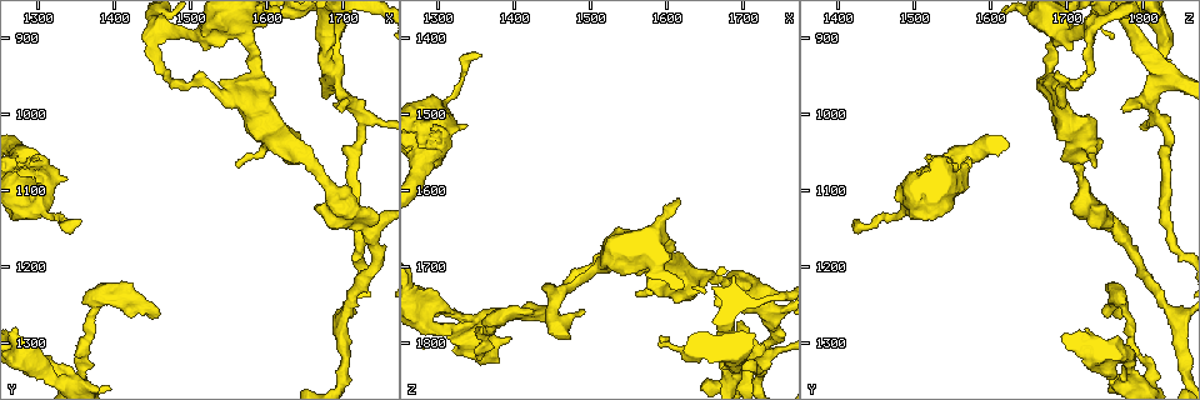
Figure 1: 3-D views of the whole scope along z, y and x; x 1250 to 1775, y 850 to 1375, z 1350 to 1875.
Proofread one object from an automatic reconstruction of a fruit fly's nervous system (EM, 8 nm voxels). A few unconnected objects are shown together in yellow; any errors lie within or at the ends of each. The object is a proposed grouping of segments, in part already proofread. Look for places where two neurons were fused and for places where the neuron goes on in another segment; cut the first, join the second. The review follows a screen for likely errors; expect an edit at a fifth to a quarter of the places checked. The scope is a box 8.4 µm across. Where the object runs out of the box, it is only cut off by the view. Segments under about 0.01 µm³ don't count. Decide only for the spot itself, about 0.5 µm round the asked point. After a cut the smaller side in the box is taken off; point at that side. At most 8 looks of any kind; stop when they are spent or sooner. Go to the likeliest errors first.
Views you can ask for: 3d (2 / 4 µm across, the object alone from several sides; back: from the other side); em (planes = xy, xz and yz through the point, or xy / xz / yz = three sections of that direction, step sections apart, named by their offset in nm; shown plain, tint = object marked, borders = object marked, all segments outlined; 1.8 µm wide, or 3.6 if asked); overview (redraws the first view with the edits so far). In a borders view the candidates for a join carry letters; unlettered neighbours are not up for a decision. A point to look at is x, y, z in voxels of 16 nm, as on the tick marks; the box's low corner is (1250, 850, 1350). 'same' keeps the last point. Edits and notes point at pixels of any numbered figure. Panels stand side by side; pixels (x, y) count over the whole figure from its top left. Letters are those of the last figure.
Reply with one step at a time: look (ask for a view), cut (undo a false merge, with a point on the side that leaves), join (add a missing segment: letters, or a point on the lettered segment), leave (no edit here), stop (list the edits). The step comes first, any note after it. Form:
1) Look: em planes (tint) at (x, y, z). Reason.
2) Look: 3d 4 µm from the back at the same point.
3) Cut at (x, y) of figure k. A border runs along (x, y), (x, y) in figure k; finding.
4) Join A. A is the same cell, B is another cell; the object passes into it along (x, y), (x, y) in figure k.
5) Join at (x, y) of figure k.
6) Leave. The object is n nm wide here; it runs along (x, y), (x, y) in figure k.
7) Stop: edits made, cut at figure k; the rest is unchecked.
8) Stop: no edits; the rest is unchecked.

Look: em yz step 4 (tint) at (1680, 930, 1825). Four or more arms meet.

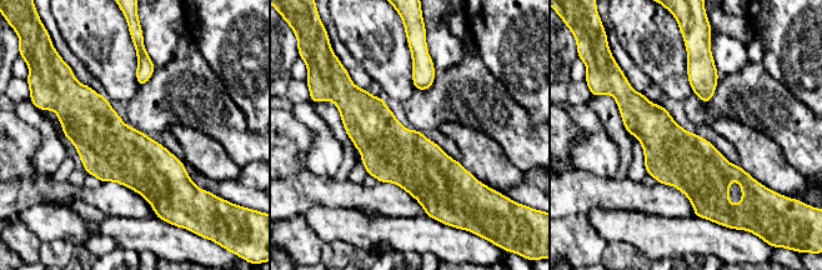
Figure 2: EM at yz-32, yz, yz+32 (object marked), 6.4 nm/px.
Look: em planes (borders) at the same point.

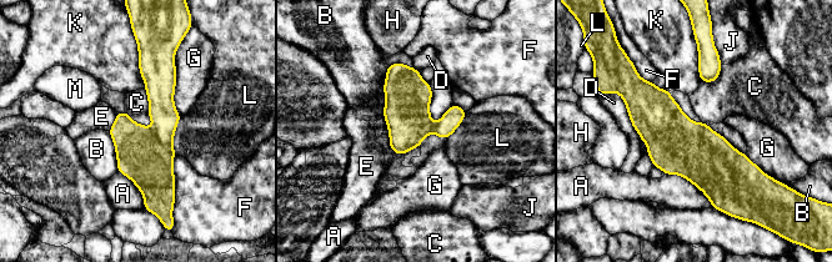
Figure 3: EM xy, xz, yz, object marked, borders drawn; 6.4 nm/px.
Leave. The longest contact is with G, 420 nm; A, B, C, D, E, F, G, H, J, K, L and M are other cells; all the same neuron.

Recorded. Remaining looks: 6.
Look: 3d 4 µm at (1455, 1265, 1765). An open end.

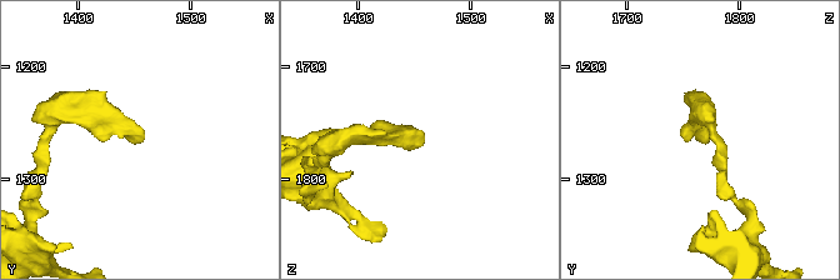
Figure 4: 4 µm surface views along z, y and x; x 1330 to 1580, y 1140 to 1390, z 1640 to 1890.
Look: em planes (borders) at (1460, 1266, 1764).

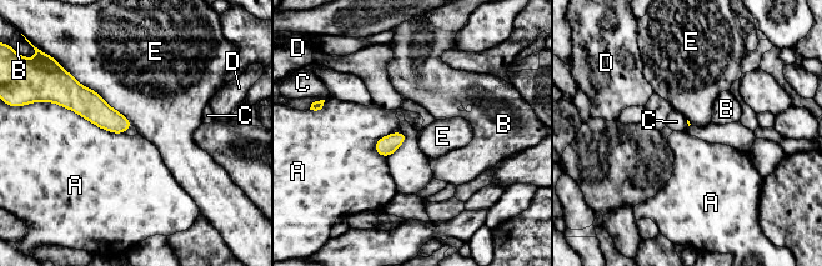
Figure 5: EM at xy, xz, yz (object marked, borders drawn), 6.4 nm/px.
Leave. The longest contact is with E, 550 nm; A, B, C, D and E are other cells; no lettered segment goes on from it.

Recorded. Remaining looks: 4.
Look: em 3.6 µm xy step 16 (tint) at (1290, 1070, 1550).

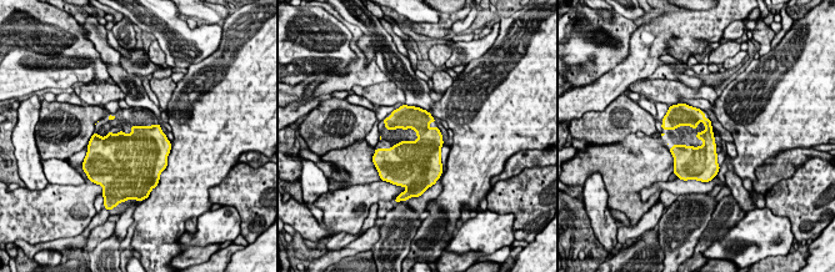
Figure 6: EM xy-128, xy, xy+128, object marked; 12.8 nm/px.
Look: em 3.6 µm planes (tint) at the same point. Cut it another way.

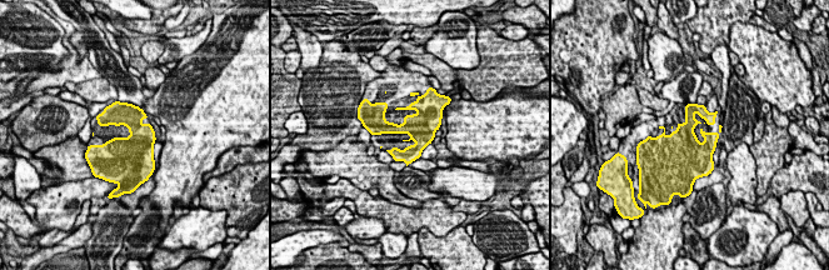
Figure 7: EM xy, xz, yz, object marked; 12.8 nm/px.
Look: em 3.6 µm planes (borders) at the same point.

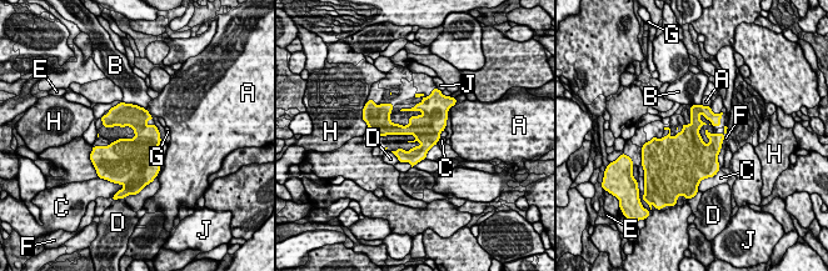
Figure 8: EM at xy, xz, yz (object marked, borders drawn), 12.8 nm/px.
Leave. The longest contact is with E, 360 nm; A, B, C, D, E, F, G, H and J are other cells; a border runs along (719, 169), (712, 176) in figure 8; continuous, no second neuron.

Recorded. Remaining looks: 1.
Stop: no edits; the rest is unchecked.

